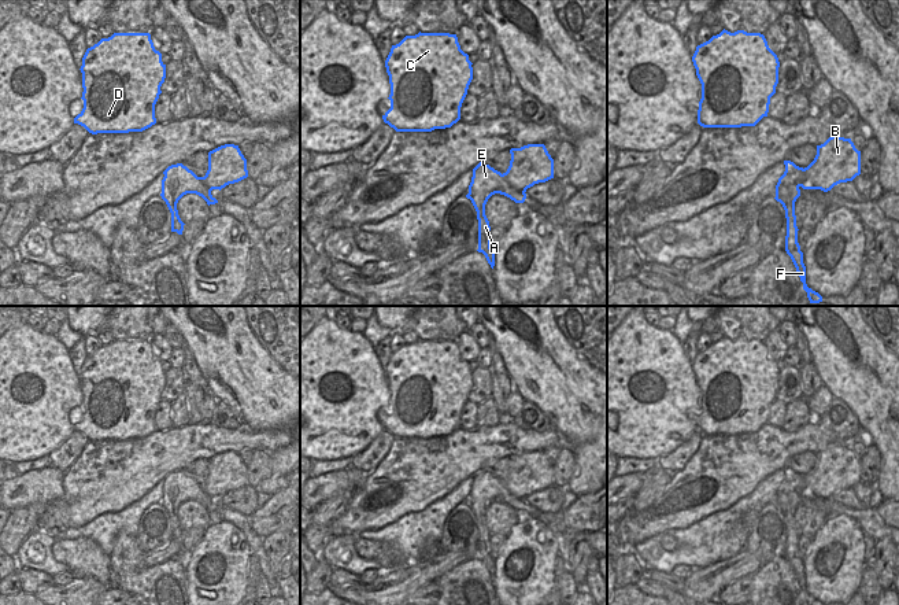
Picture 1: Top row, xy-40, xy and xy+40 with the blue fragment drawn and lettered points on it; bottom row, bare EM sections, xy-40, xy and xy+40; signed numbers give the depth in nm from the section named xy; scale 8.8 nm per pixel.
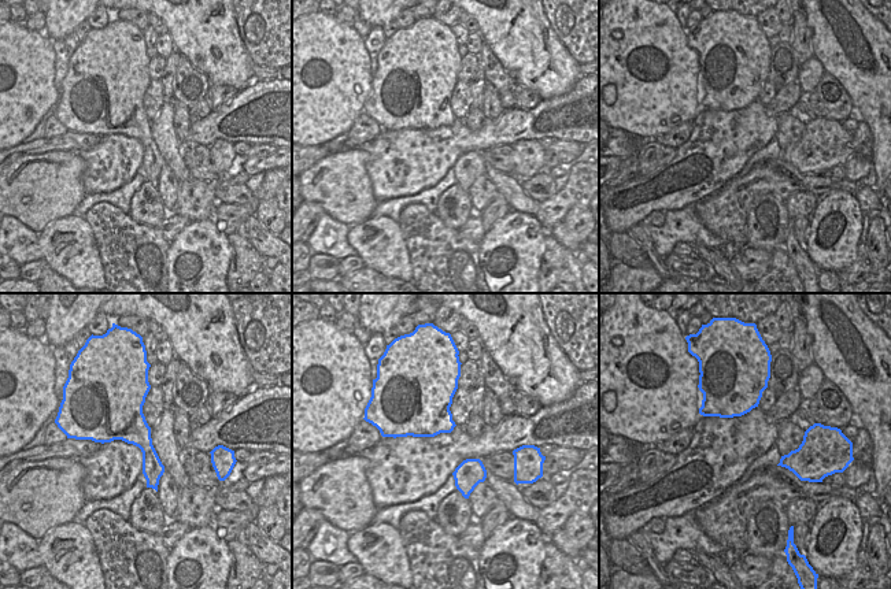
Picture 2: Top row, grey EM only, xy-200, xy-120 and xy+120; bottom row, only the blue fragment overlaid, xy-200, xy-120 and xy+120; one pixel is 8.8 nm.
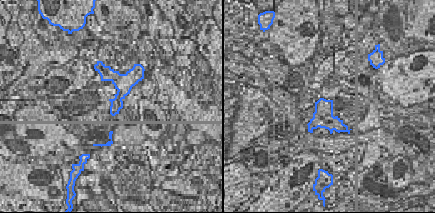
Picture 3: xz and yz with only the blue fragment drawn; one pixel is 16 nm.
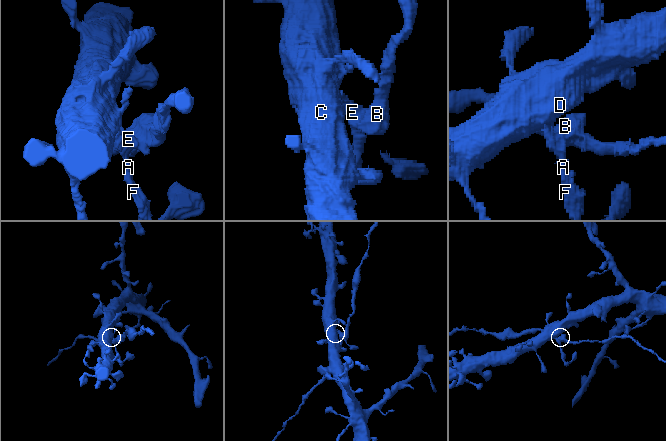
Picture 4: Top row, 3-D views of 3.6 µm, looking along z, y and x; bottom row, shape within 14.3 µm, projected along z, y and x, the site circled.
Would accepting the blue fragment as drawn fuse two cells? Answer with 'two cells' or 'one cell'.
two cells

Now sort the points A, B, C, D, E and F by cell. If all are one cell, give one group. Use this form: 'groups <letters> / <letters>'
groups A C D E F / B

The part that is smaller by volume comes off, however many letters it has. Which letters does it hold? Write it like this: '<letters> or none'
B

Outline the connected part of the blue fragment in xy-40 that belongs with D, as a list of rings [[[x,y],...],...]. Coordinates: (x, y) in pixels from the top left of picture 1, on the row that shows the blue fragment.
[[[114,33],[88,48],[82,58],[84,108],[74,123],[89,133],[143,132],[156,123],[155,104],[162,93],[166,64],[149,33]]]

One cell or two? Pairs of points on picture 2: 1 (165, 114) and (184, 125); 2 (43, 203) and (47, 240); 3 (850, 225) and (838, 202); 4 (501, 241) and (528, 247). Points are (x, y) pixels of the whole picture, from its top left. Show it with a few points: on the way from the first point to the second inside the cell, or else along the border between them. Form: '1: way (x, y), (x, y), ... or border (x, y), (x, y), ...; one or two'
1: border (173, 102), (173, 128), (176, 137), (181, 143); two
2: border (73, 212), (56, 218), (39, 234); two
3: way (847, 219), (838, 207); one
4: way (507, 243), (521, 243); one

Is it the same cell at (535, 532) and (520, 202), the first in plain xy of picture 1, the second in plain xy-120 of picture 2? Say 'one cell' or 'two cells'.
two cells

